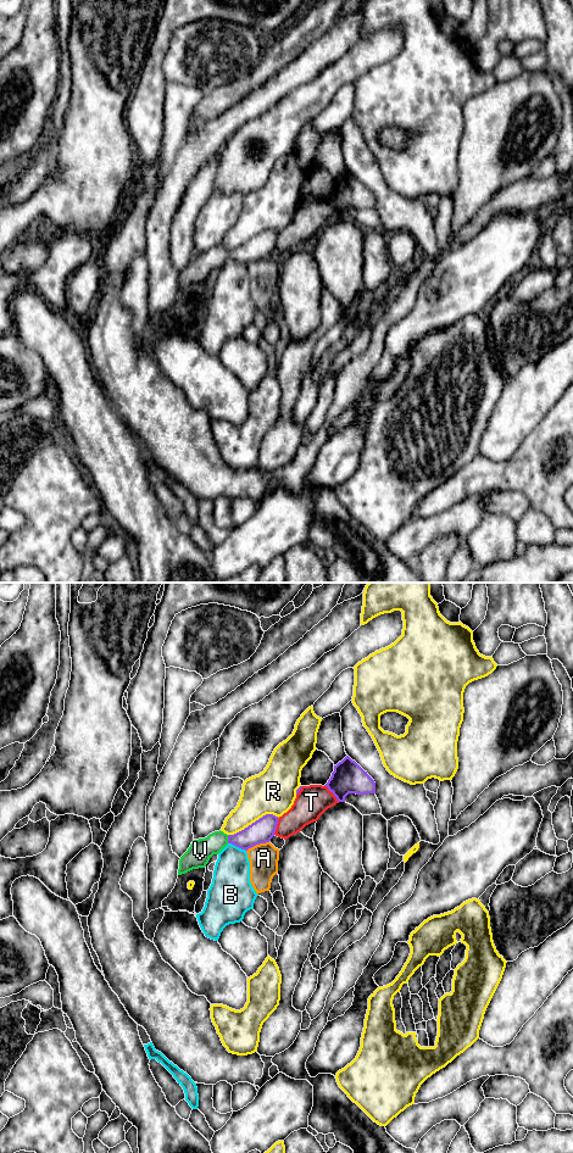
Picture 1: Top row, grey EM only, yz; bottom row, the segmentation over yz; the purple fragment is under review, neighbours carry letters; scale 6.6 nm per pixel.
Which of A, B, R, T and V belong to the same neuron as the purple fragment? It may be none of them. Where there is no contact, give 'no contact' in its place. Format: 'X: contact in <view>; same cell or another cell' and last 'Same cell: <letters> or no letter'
A: contact in yz; another cell
B: contact in yz; another cell
R: contact in yz; another cell
T: contact in yz; another cell
V: contact in yz; same cell
Same cell: V

